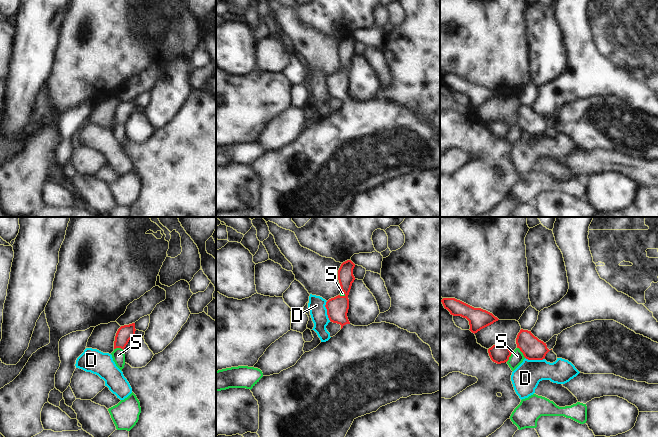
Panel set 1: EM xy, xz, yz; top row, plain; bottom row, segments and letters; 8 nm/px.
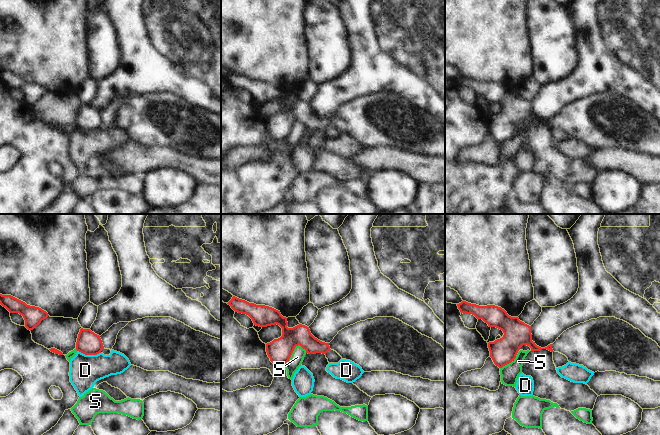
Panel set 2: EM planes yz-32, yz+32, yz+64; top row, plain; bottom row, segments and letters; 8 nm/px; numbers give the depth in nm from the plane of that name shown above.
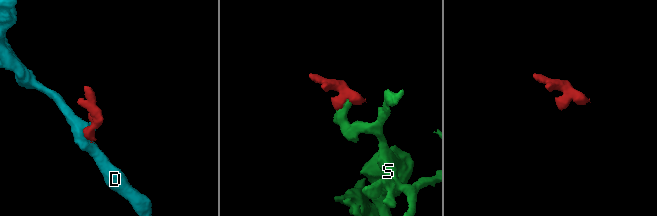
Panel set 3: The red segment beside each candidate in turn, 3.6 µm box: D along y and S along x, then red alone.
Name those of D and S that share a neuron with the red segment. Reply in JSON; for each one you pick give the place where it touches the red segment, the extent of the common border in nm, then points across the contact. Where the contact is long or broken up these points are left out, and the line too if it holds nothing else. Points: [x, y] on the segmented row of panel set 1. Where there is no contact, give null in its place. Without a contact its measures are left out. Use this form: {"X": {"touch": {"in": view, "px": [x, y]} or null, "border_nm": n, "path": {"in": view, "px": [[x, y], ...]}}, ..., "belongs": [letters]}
{"belongs": []}

